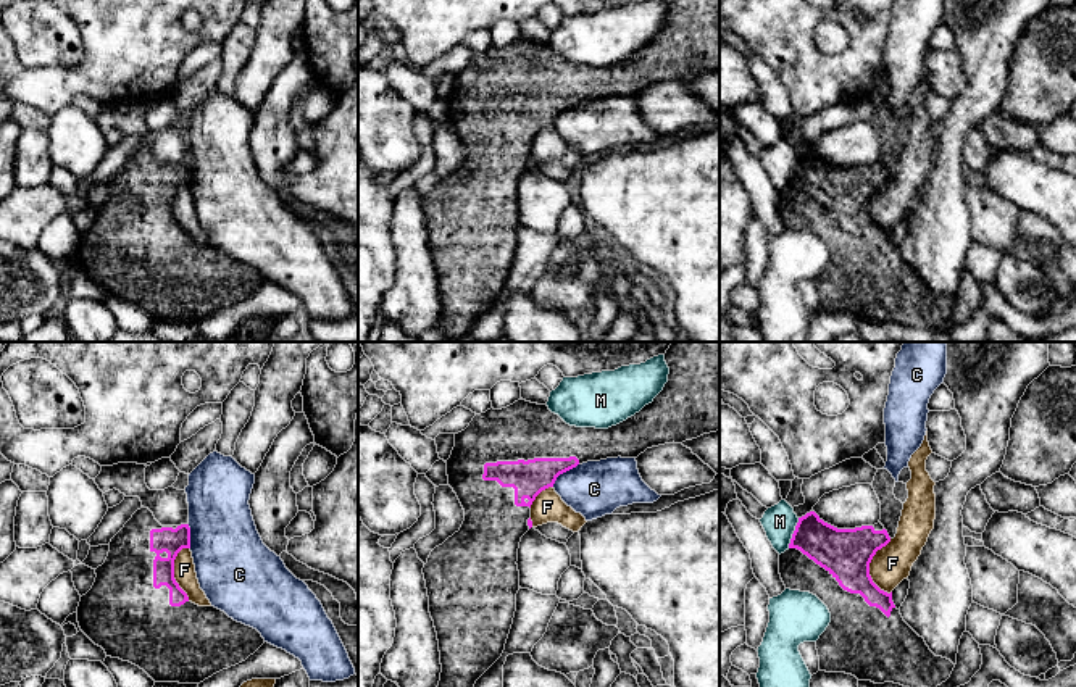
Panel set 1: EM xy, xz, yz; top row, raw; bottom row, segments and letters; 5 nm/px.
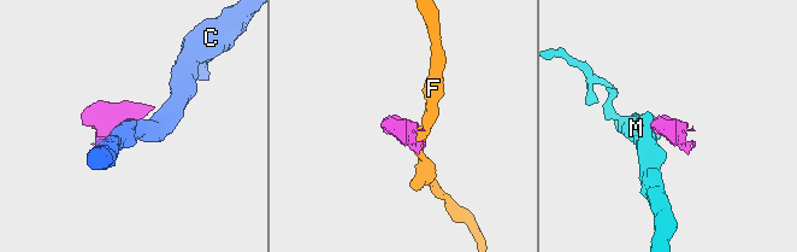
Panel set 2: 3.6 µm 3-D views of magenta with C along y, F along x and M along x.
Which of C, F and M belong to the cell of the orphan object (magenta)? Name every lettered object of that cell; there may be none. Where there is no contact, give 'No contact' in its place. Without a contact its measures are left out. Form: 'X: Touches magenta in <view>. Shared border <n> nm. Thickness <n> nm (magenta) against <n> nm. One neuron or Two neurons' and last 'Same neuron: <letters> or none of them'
C: Touches magenta in xz. Shared border 180 nm. Thickness 180 nm (magenta) against 280 nm. Two neurons
F: Touches magenta in yz. Shared border 280 nm. Thickness 240 nm (magenta) against 190 nm. Two neurons
M: Touches magenta in yz. Shared border 160 nm. Thickness 220 nm (magenta) against 170 nm. Two neurons
Same neuron: none of them

